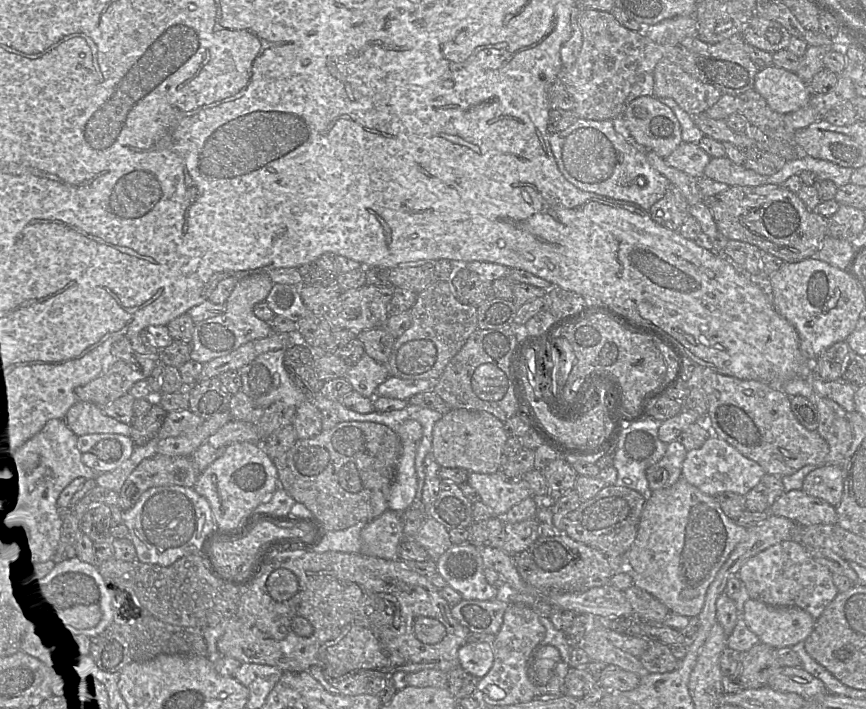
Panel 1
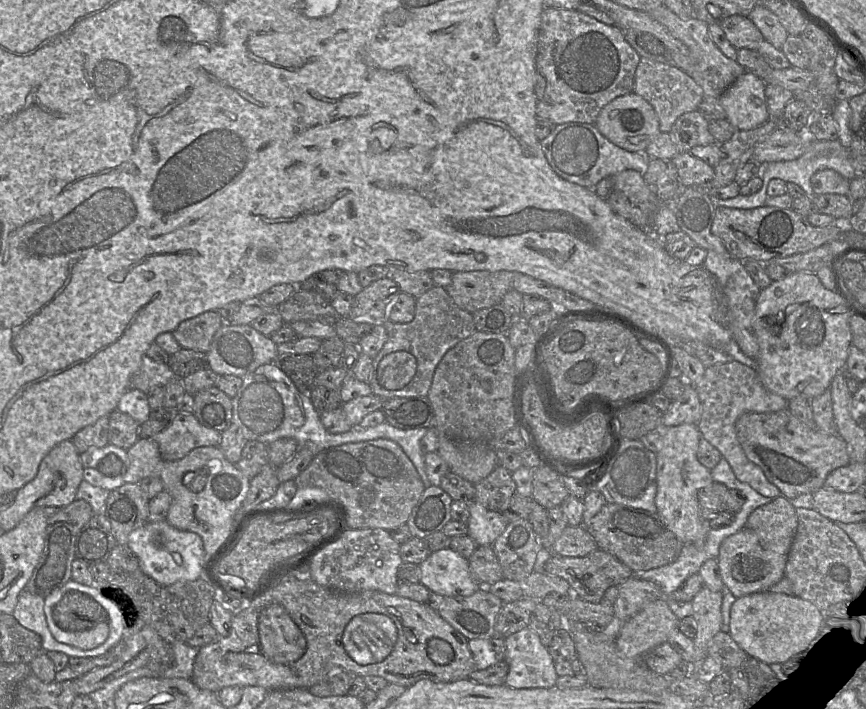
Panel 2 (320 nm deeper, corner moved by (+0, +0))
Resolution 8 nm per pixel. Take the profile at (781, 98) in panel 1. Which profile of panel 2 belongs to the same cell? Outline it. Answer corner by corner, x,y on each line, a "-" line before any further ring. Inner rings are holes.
744,72
719,96
726,119
737,131
754,129
768,120
765,86
763,79

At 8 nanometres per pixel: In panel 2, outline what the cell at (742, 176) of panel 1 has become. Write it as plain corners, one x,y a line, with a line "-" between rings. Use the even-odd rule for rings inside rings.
681,152
672,160
682,188
708,184
714,177
714,167
689,152

